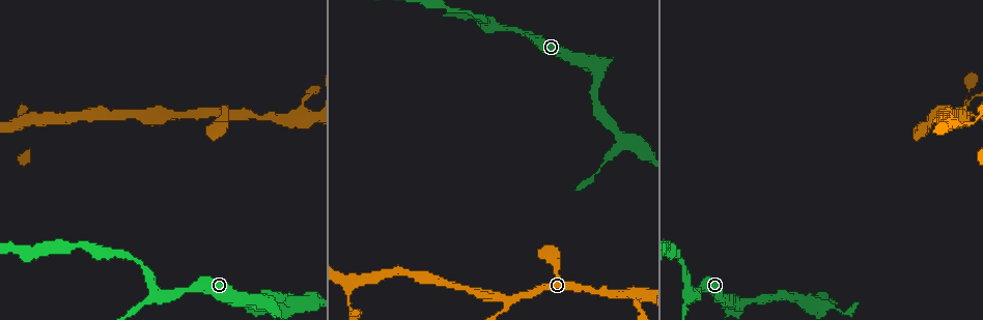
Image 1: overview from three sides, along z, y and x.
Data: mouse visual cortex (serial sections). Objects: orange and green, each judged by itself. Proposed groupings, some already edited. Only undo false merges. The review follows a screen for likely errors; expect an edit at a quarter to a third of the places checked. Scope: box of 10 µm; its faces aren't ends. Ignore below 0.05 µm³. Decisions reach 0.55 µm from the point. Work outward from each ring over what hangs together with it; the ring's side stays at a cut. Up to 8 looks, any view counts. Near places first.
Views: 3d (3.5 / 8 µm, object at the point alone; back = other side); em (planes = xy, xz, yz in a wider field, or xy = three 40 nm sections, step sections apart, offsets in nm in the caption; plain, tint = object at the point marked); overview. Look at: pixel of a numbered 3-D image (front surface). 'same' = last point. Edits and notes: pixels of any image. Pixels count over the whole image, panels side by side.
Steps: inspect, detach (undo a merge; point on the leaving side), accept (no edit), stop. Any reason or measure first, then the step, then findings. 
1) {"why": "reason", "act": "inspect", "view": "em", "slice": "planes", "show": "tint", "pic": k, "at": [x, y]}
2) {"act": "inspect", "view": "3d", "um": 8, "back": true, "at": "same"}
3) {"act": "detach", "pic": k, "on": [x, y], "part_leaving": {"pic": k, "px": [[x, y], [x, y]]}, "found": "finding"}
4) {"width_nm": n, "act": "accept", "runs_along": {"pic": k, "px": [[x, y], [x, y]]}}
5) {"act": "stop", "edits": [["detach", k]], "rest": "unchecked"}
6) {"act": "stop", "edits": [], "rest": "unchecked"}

{"why": "sharp bend", "act": "inspect", "view": "3d", "um": 3.5, "pic": 1, "at": [634, 292]}

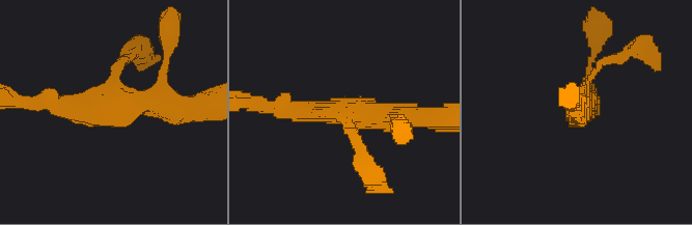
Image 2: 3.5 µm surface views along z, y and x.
{"arms": 3, "arm_widths_nm": [150, 250, 300], "act": "inspect", "view": "em", "slice": "xy", "step": 2, "show": "tint", "pic": 2, "at": [346, 111]}

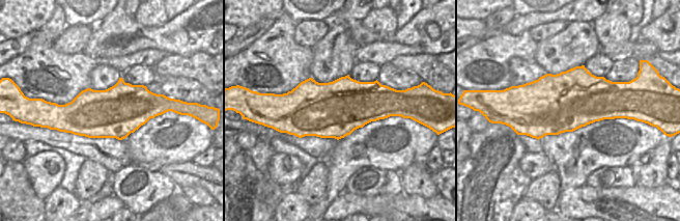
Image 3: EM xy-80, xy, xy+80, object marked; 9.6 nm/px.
{"why": "cut it another way", "act": "inspect", "view": "em", "slice": "xy", "step": 3, "show": "tint", "at": "same"}

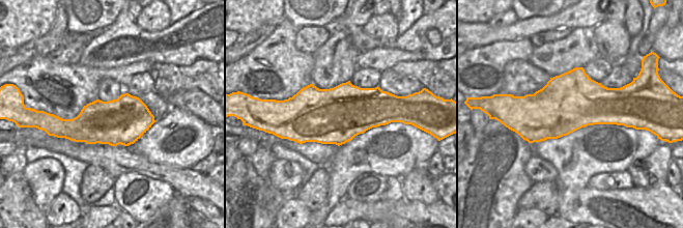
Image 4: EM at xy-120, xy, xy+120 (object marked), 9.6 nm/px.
{"act": "accept", "runs_along": {"pic": 2, "px": [[51, 101], [154, 101], [160, 73]]}, "found": "continuous, no second cell"}

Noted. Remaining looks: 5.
{"why": "a fork", "act": "inspect", "view": "3d", "um": 3.5, "pic": 1, "at": [175, 116]}

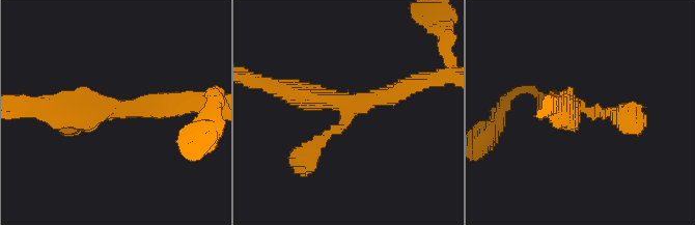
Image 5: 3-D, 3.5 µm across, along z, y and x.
{"arms": 3, "arm_widths_nm": [150, 250, 350], "act": "inspect", "view": "em", "slice": "xy", "step": 3, "show": "tint", "pic": 5, "at": [115, 106]}

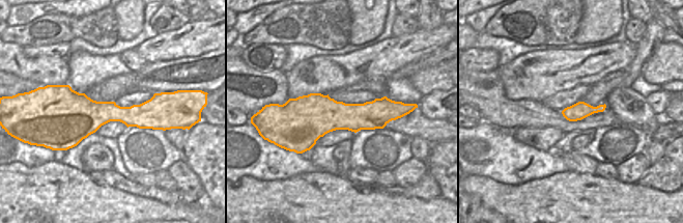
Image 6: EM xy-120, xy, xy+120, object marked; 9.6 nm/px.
{"act": "accept", "found": "one cell here"}

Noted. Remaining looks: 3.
{"why": "three-way junction", "act": "inspect", "view": "3d", "um": 3.5, "pic": 1, "at": [749, 303]}

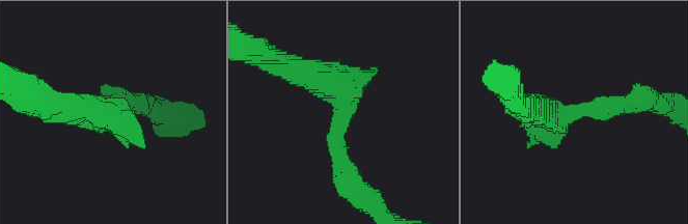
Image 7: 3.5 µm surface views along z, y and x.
{"arms": 3, "arm_widths_nm": [200, 300, 400], "why": "shape alone is not enough", "act": "inspect", "view": "em", "slice": "xy", "step": 1, "show": "tint", "pic": 7, "at": [342, 114]}

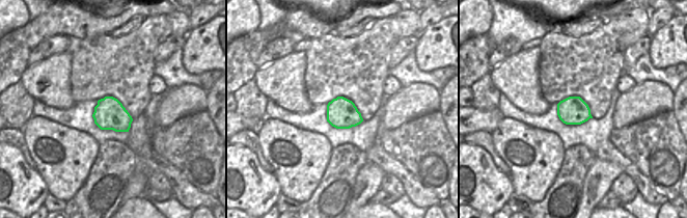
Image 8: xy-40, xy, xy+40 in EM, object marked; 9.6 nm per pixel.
{"act": "accept", "runs_along": {"pic": 7, "px": [[304, 73], [346, 91], [346, 174]]}, "found": "all the same cell"}

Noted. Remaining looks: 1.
{"act": "stop", "edits": [], "rest": "unchecked"}

